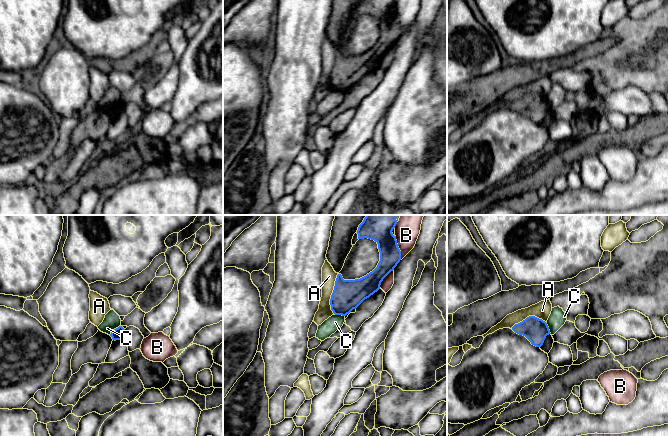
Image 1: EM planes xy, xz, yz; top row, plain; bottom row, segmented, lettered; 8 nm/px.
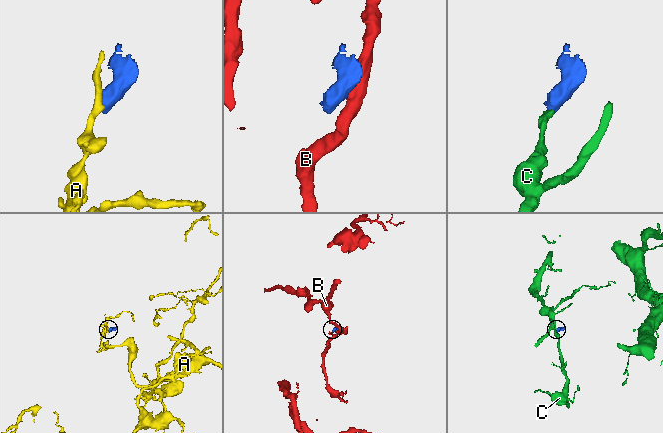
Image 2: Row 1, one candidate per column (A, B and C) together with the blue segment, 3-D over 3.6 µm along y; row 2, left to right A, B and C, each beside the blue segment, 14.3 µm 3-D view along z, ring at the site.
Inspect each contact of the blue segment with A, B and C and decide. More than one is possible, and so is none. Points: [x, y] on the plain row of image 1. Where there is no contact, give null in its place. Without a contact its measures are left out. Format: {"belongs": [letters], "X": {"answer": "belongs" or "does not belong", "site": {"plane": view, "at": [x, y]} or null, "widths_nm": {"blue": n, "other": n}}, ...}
{"belongs": [], "A": {"answer": "does not belong", "site": {"plane": "xz", "at": [332, 70]}, "widths_nm": {"blue": 240, "other": 120}}, "B": {"answer": "does not belong", "site": {"plane": "xz", "at": [398, 23]}, "widths_nm": {"blue": 180, "other": 180}}, "C": {"answer": "does not belong", "site": {"plane": "xy", "at": [114, 105]}, "widths_nm": {"blue": 100, "other": 130}}}

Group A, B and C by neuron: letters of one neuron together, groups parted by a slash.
A / B / C

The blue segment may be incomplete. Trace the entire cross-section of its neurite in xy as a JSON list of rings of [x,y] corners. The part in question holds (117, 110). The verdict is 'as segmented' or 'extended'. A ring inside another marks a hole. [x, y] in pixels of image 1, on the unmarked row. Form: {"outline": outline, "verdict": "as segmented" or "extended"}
{"outline": [[[119,102],[118,104],[114,105],[110,112],[112,113],[113,116],[121,116],[124,117],[124,104],[122,102]]], "verdict": "as segmented"}

